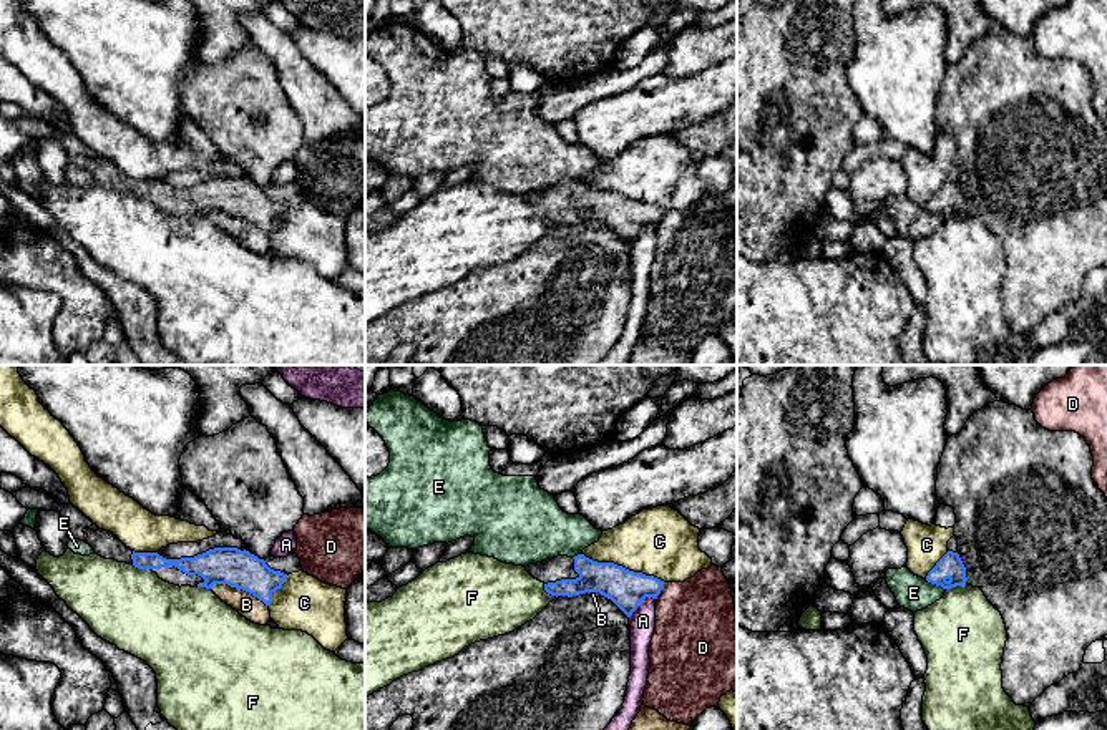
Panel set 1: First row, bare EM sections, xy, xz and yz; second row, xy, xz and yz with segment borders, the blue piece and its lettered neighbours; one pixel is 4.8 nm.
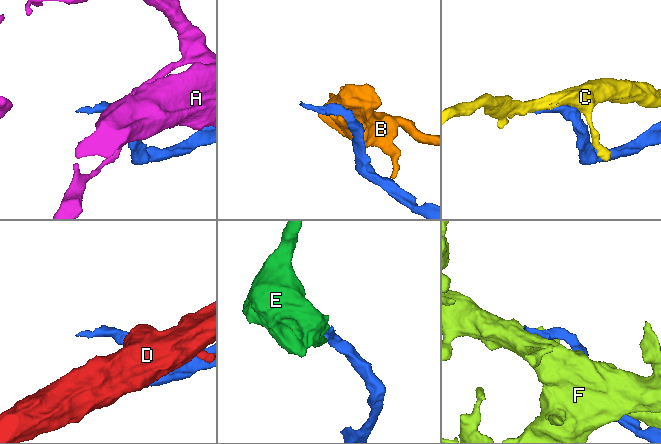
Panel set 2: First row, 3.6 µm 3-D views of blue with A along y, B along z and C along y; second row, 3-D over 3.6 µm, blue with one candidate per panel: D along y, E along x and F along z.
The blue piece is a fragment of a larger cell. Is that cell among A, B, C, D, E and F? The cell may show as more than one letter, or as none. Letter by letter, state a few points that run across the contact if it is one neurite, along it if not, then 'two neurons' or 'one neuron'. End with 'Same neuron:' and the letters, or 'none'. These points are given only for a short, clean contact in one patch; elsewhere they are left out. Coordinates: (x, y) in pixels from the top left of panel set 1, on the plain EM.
A: xz (654, 226), (646, 226), (629, 246) | two neurons
B: two neurons
C: two neurons
D: xz (666, 211), (656, 228) | two neurons
E: yz (925, 208), (945, 218) | two neurons
F: two neurons
Same neuron: none

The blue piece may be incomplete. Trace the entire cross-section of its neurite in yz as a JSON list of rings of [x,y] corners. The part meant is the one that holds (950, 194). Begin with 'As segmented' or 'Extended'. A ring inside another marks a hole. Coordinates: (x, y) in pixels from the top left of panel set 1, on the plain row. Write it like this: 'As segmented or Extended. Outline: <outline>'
As segmented. Outline: [[[948,179],[928,201],[926,209],[943,217],[966,214],[966,196],[958,181]]]

